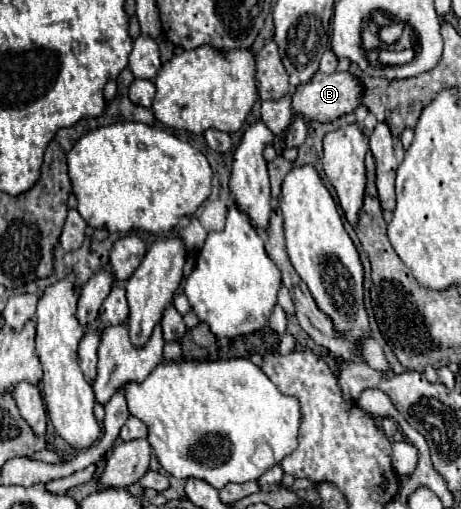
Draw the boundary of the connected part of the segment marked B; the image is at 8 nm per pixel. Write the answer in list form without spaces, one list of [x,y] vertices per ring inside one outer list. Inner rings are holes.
[[[315,72],[315,76],[307,84],[299,84],[295,88],[295,94],[291,98],[291,110],[293,114],[303,116],[307,120],[333,122],[341,114],[353,112],[359,106],[357,94],[361,94],[361,86],[357,86],[357,78],[351,76],[349,72],[333,72],[333,74]]]

